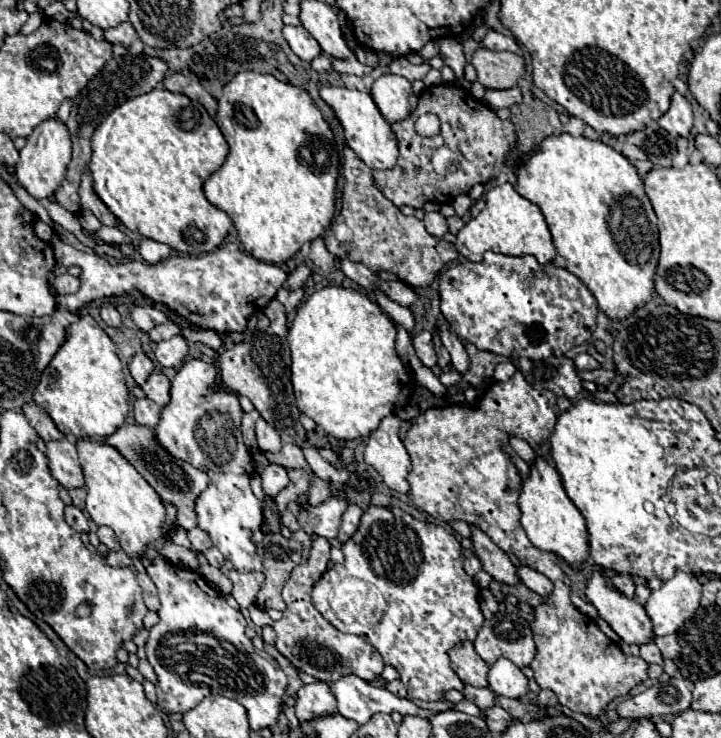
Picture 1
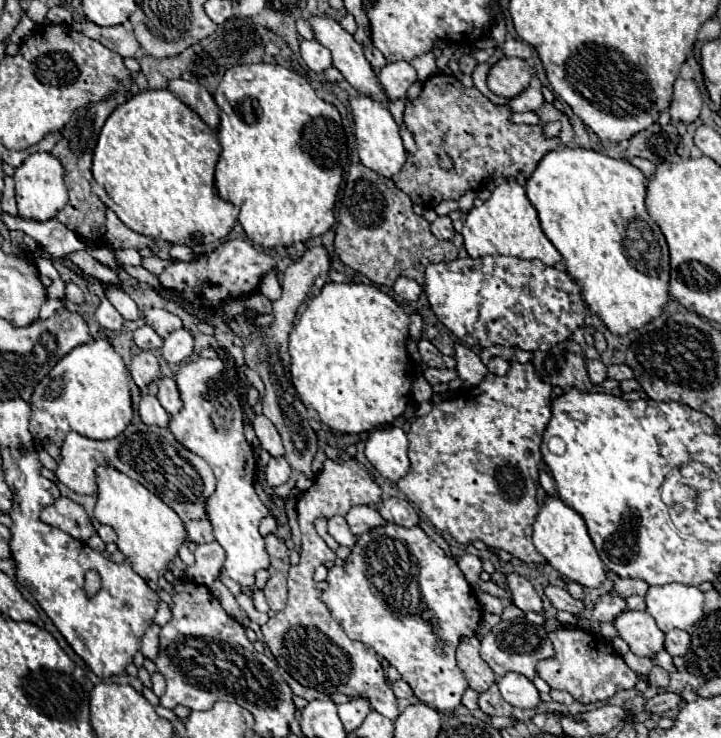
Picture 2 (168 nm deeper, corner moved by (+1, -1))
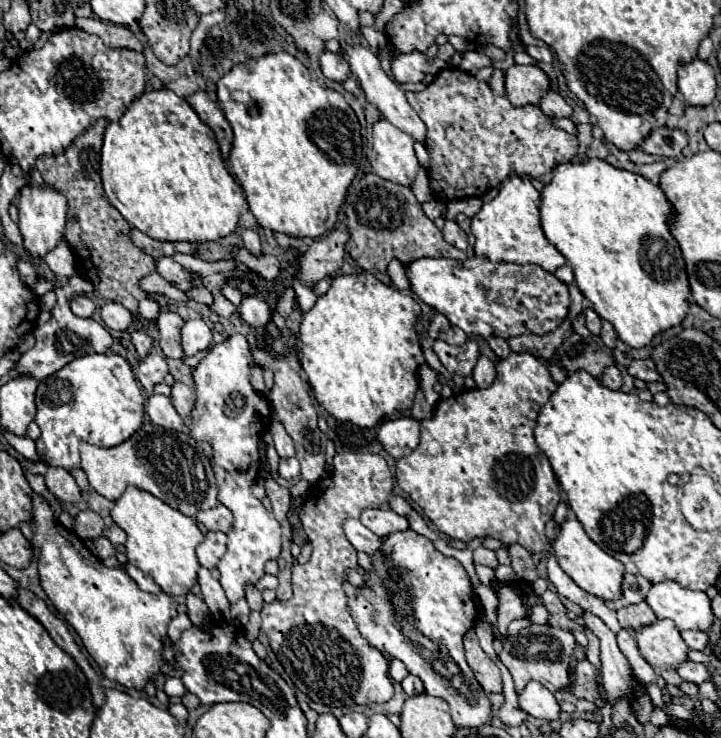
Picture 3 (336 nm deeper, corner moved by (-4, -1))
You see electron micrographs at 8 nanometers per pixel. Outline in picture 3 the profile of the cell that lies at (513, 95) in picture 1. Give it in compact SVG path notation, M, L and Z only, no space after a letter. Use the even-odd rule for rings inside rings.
M548 91L548 95L542 97L540 109L550 117L570 117L572 115L572 107L562 99L560 93L554 93L554 91Z

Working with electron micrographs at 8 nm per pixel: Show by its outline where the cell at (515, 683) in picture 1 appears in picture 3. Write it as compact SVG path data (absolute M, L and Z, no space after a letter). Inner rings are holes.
M530 681L524 687L524 691L518 693L518 703L528 715L532 715L536 719L556 721L558 715L560 715L560 705L558 705L554 693L548 691L538 681Z

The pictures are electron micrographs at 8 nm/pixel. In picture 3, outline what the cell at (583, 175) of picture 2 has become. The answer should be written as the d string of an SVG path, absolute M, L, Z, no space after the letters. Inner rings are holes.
M590 159L586 163L560 163L556 169L554 169L554 177L552 181L544 187L542 191L542 205L540 205L540 215L542 215L542 229L548 237L548 241L566 257L566 261L570 261L572 265L572 271L574 271L574 277L576 277L576 285L580 287L580 291L584 293L584 297L592 303L594 311L610 321L618 333L618 337L634 347L634 349L642 349L646 347L654 335L658 335L660 331L666 331L670 327L676 327L680 325L684 319L686 319L686 313L688 313L688 307L690 307L690 285L688 285L688 275L686 275L686 265L684 265L684 257L682 257L682 251L676 243L676 239L672 237L670 233L670 221L674 217L674 211L672 211L672 205L670 201L666 199L664 191L650 183L646 177L638 175L638 173L630 173L630 171L624 171L624 169L616 169L612 167L610 163L606 161L600 161L600 159Z

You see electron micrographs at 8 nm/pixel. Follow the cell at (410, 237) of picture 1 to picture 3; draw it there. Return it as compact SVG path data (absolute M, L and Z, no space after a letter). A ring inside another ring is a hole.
M370 173L364 175L348 193L344 207L344 223L350 231L346 251L364 271L386 271L392 257L400 263L410 263L422 257L446 257L466 259L466 253L448 245L442 239L442 231L424 215L422 205L414 197L410 187L390 183Z

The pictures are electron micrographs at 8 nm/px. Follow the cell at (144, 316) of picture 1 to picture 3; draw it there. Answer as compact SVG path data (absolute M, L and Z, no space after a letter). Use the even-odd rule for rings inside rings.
M164 311L156 319L156 325L160 331L160 347L164 355L172 359L184 359L182 339L180 339L180 329L184 325L184 319L172 311Z

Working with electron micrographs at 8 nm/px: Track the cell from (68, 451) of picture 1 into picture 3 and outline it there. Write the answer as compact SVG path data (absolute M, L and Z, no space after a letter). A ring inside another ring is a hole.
M146 421L128 441L102 449L90 443L80 445L82 469L88 475L96 493L104 495L108 501L120 499L128 485L134 485L140 491L152 493L172 509L188 517L196 517L200 509L212 509L218 505L218 487L214 479L212 465L196 439L188 437L186 433L168 431ZM174 455L176 455L176 491L174 491Z

